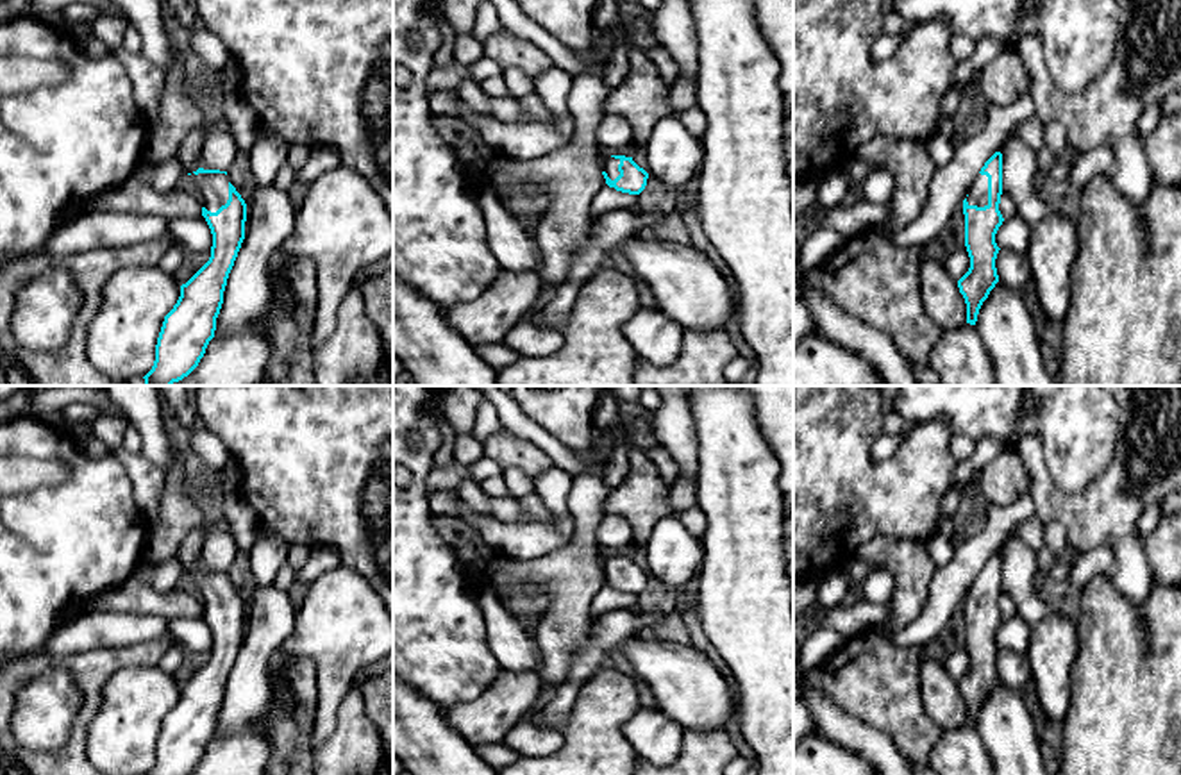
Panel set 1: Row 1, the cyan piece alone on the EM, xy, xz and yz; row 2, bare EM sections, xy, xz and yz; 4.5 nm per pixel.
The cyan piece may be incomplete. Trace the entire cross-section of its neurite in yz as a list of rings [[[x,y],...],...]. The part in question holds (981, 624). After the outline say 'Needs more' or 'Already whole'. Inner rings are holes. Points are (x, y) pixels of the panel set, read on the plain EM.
[[[995,552],[981,568],[968,596],[963,600],[965,646],[968,671],[958,680],[967,704],[967,723],[976,725],[979,709],[999,682],[995,634],[1004,618],[999,611],[1002,595],[1002,554]]]. Needs more

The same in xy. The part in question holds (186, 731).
[[[204,521],[186,536],[177,554],[202,600],[202,616],[213,634],[211,657],[180,686],[177,704],[164,716],[155,761],[147,775],[189,775],[198,766],[214,738],[227,679],[245,639],[245,600],[229,582],[227,571],[204,570],[198,562],[207,532]]]. Needs more

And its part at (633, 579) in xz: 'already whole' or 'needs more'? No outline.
needs more

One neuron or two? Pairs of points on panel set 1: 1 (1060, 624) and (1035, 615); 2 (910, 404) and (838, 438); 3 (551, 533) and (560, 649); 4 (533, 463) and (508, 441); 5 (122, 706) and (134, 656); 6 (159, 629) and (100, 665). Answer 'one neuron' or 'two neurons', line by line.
1: two neurons
2: two neurons
3: two neurons
4: one neuron
5: two neurons
6: two neurons

